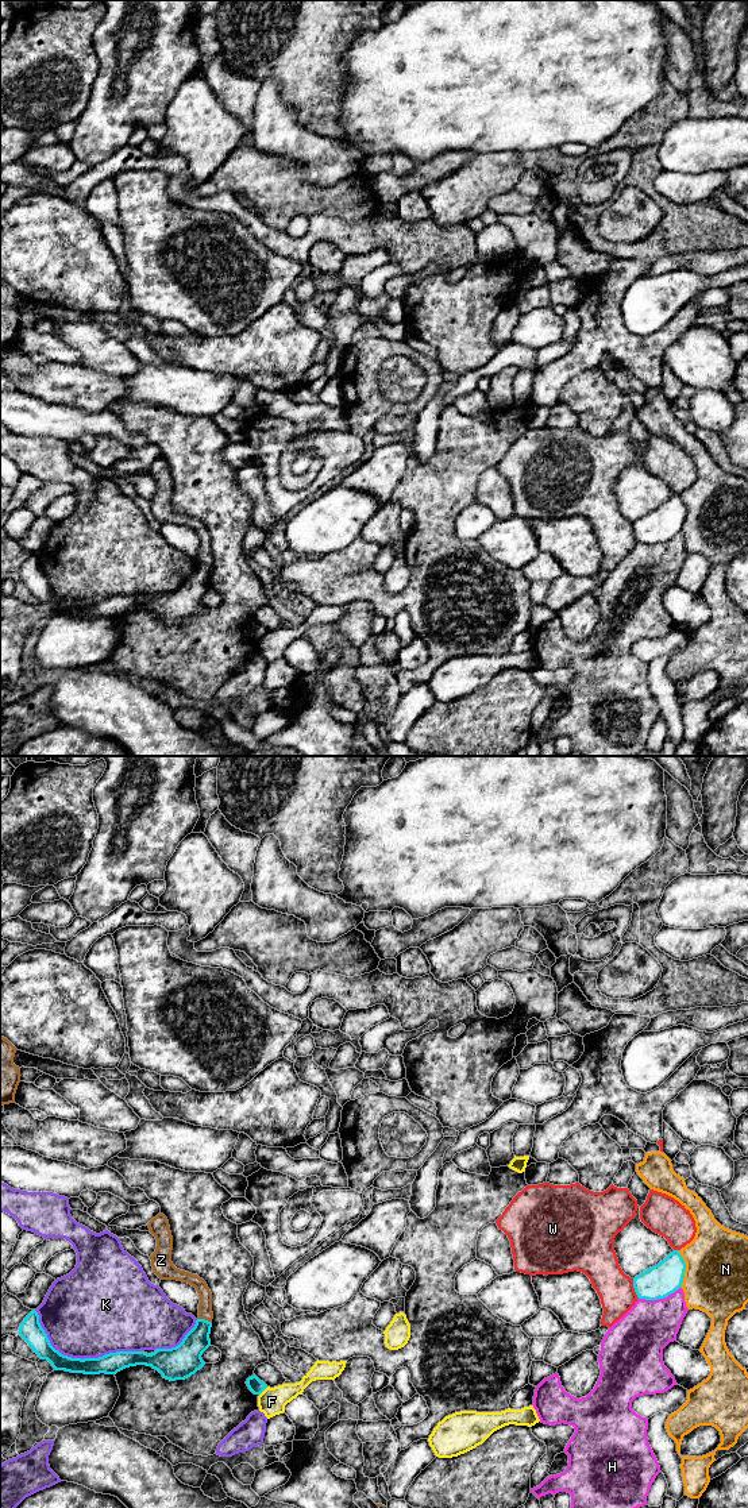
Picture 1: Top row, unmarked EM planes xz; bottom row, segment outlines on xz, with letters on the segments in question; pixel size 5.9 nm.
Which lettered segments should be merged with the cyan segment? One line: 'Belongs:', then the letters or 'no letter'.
Belongs: no letter

